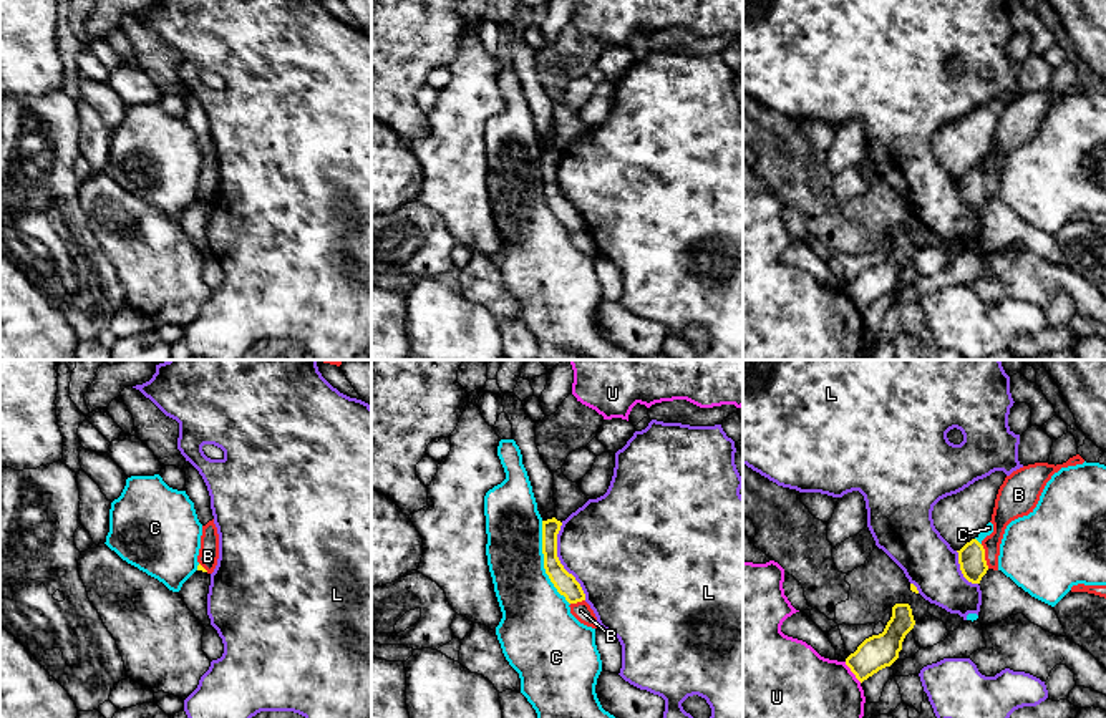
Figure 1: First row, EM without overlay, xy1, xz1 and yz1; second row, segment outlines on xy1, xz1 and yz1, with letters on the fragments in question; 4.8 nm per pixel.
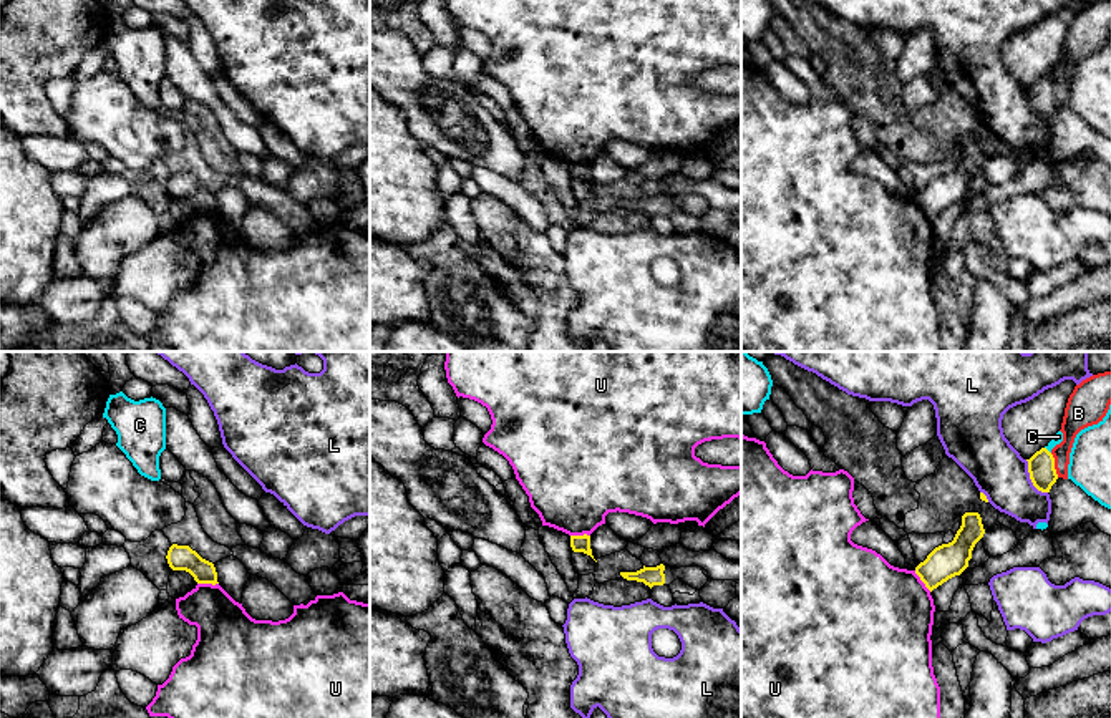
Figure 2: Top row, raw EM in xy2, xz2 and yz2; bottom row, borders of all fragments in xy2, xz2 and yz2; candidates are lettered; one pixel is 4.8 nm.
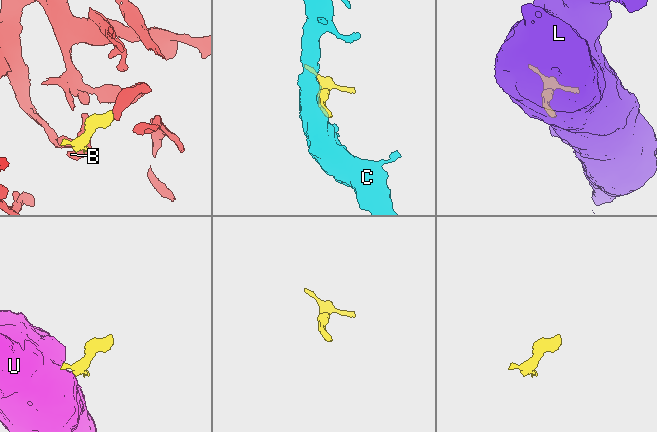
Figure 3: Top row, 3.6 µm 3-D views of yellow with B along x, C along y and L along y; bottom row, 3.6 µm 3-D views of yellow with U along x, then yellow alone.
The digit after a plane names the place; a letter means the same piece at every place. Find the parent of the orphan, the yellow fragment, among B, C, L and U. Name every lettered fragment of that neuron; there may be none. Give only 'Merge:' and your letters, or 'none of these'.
Merge: none of these

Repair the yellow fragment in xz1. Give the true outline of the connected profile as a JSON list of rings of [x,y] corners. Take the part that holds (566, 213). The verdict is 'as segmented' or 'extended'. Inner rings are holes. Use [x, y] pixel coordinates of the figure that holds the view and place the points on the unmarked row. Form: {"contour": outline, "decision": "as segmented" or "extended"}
{"contour": [[[555,146],[542,149],[544,197],[557,221],[564,224],[569,232],[577,232],[585,229],[585,222],[575,206],[564,197],[557,186],[557,163],[560,154],[562,151]]], "decision": "as segmented"}

